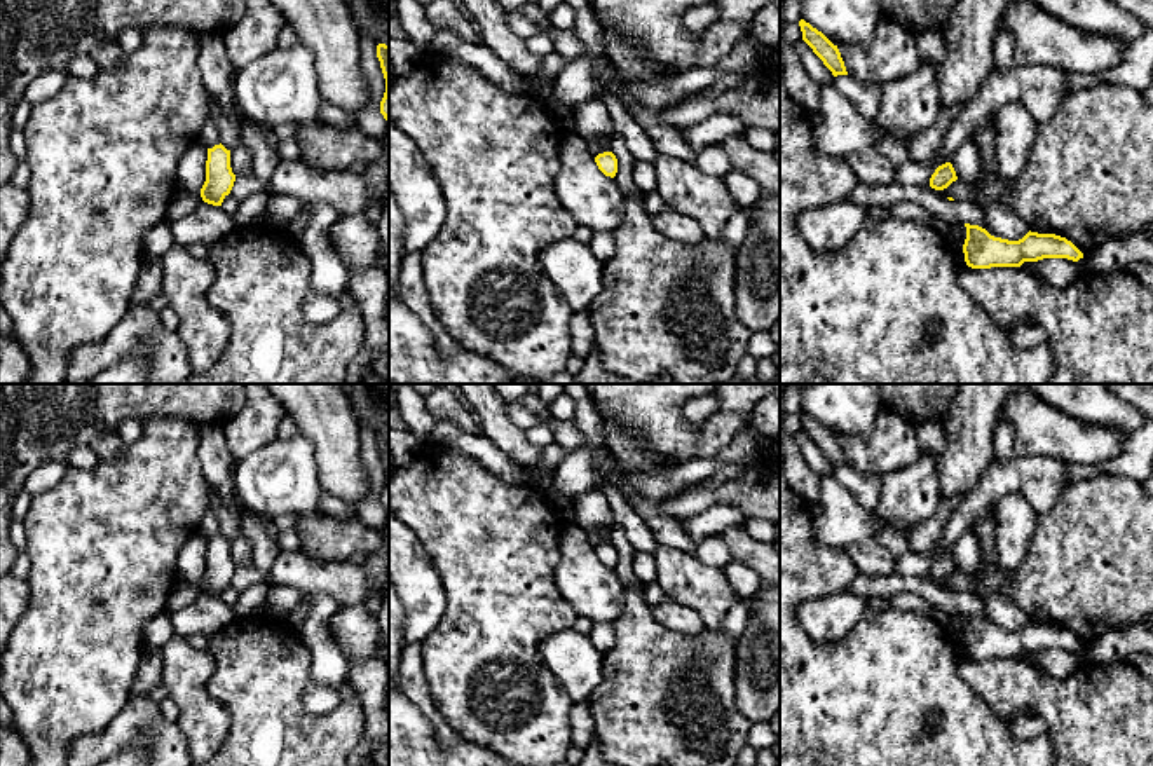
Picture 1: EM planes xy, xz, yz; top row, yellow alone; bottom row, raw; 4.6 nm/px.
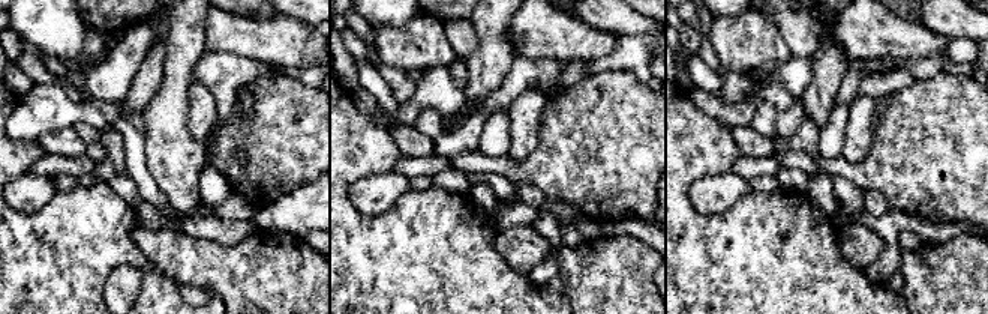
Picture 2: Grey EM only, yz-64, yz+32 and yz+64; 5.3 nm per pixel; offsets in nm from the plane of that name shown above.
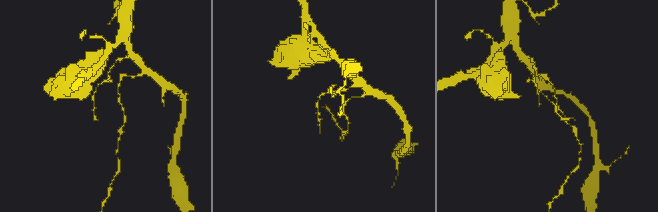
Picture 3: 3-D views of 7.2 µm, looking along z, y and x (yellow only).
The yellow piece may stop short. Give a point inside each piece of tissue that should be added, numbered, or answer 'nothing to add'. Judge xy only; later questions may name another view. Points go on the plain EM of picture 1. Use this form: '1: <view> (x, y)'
nothing to add

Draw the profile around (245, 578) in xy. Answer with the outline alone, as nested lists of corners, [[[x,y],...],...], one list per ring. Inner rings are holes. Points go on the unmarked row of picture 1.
[[[237,567],[230,585],[237,592],[244,592],[255,586],[256,583],[263,583],[263,581],[269,581],[269,574],[262,572],[258,567]]]

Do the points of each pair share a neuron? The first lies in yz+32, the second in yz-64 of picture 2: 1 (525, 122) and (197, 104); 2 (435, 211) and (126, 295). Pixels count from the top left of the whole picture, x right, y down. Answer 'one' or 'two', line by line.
1: one
2: two

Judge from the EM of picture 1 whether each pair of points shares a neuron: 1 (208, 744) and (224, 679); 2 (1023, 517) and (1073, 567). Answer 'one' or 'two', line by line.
1: two
2: two

